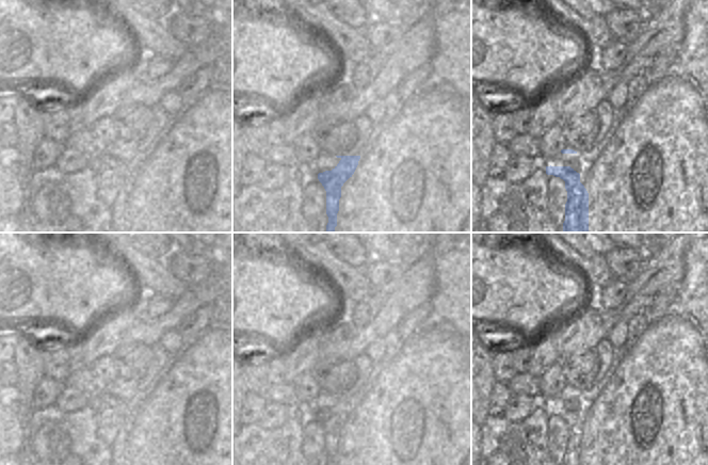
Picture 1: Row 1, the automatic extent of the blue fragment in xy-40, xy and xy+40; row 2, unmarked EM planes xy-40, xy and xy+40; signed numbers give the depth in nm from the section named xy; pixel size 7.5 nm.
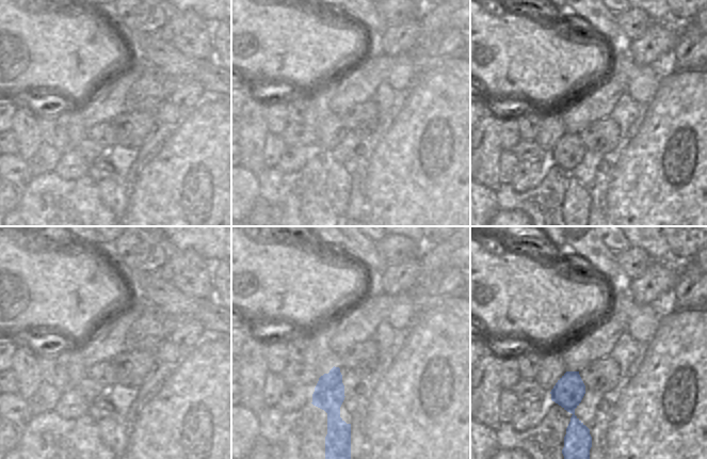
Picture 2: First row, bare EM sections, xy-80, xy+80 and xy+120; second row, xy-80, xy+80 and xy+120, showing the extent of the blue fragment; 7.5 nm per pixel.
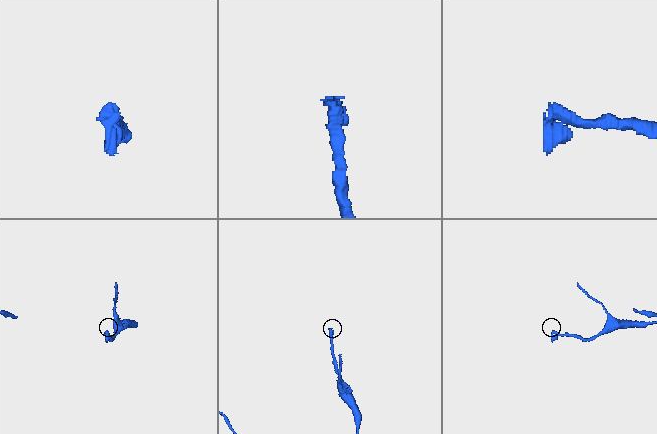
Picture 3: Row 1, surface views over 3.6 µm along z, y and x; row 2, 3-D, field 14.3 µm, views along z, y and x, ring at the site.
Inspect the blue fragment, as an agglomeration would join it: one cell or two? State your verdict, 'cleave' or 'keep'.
cleave

